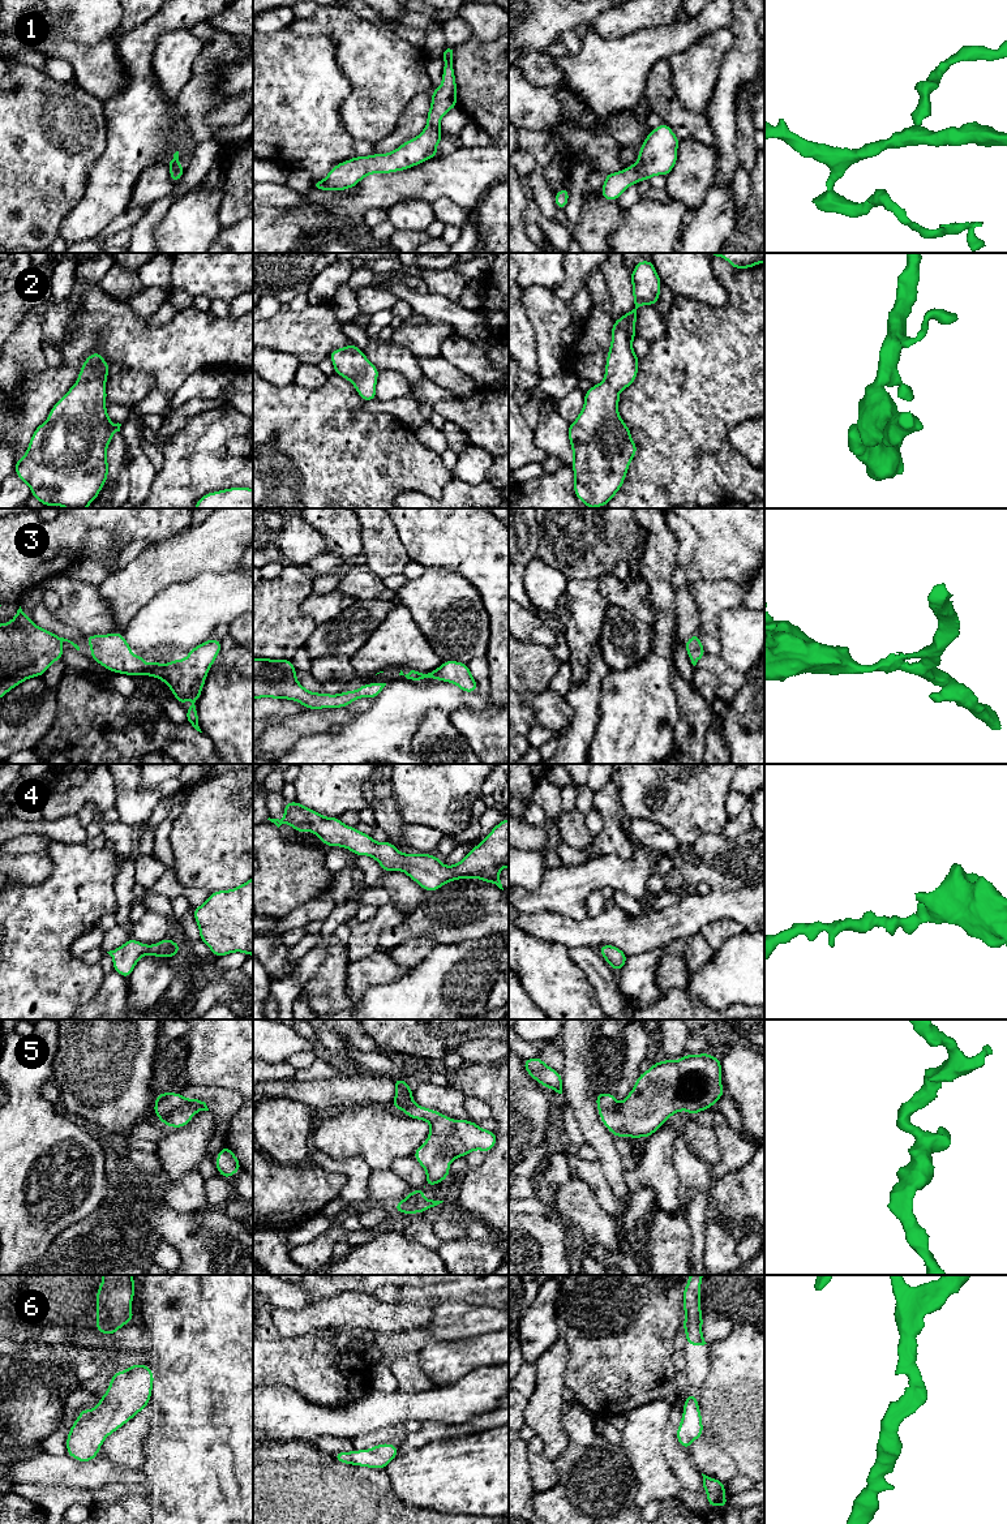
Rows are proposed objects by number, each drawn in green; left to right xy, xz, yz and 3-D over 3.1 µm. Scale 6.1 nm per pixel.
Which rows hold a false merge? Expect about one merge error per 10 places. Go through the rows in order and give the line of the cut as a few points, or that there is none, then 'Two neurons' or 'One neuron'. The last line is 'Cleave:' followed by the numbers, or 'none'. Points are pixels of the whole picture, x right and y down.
1: No split. One neuron
2: No split. One neuron
3: No split. One neuron
4: No split. One neuron
5: No split. One neuron
6: No split. One neuron
Cleave: none

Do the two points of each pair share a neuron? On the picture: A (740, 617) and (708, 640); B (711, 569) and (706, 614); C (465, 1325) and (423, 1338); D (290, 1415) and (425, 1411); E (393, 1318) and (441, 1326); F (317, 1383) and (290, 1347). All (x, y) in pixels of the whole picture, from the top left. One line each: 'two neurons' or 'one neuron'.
A: two neurons
B: two neurons
C: one neuron
D: one neuron
E: two neurons
F: one neuron

